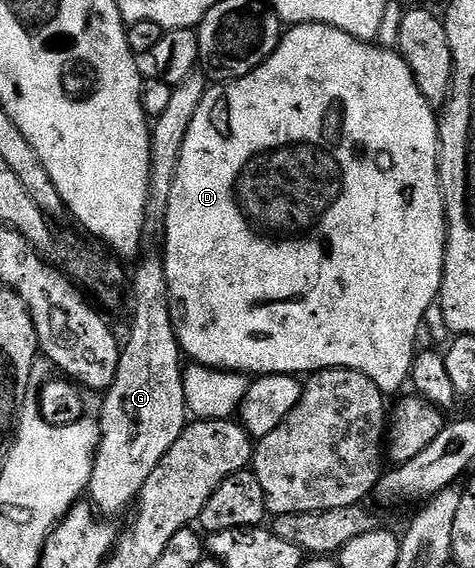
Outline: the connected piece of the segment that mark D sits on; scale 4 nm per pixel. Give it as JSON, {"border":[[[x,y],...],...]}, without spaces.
{"border":[[[297,24],[288,27],[279,37],[277,50],[257,66],[249,74],[236,80],[216,83],[208,87],[205,98],[201,98],[201,106],[197,106],[197,114],[193,114],[193,122],[189,125],[189,134],[185,134],[185,146],[181,146],[181,162],[177,166],[177,182],[173,182],[173,194],[169,194],[167,203],[167,219],[161,225],[163,236],[163,269],[167,279],[167,302],[171,307],[171,322],[175,327],[175,336],[179,339],[182,355],[188,361],[204,364],[207,368],[221,368],[225,372],[241,372],[260,376],[299,376],[314,374],[324,368],[348,368],[365,374],[385,394],[399,392],[408,387],[411,368],[417,355],[415,343],[419,340],[419,327],[427,316],[431,304],[436,303],[439,287],[443,281],[443,267],[447,253],[447,211],[443,201],[443,191],[439,181],[439,121],[436,109],[421,94],[405,58],[398,51],[384,48],[375,42],[358,40],[353,34],[345,34],[345,30],[337,30],[324,24]]]}

